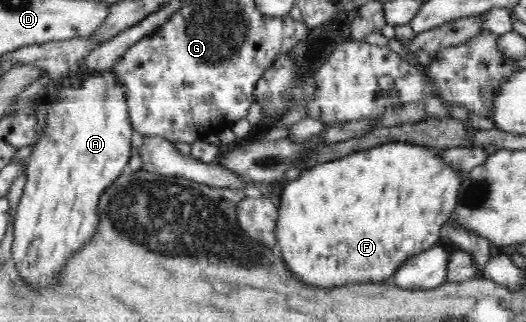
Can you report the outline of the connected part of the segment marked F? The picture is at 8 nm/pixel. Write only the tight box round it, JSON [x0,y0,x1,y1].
[275,141,465,288]

